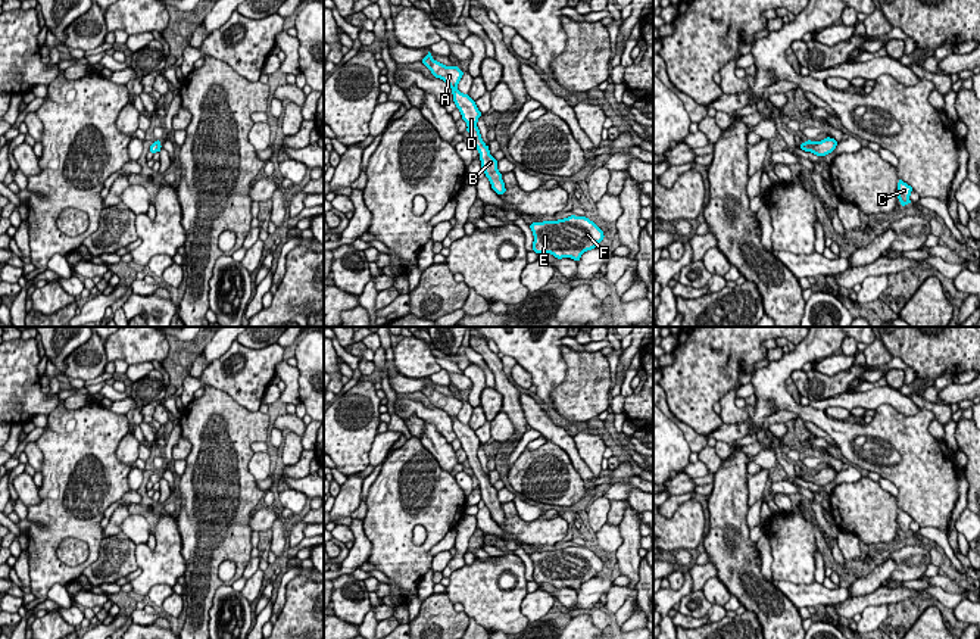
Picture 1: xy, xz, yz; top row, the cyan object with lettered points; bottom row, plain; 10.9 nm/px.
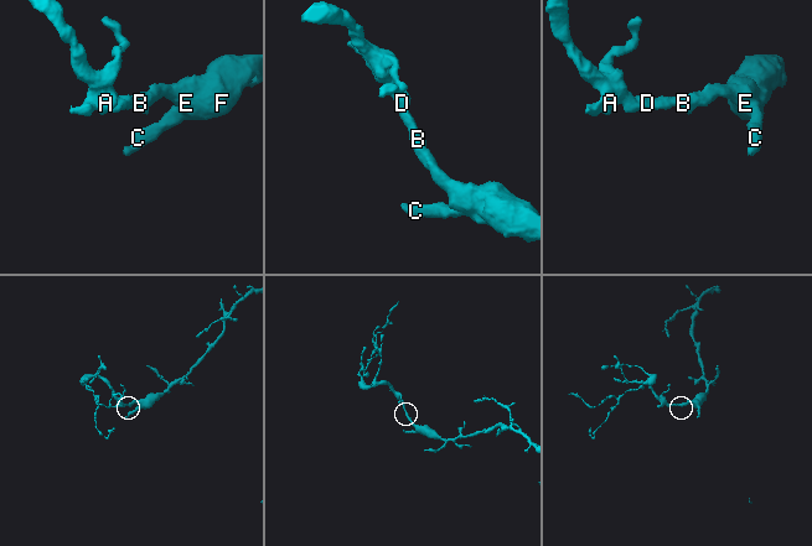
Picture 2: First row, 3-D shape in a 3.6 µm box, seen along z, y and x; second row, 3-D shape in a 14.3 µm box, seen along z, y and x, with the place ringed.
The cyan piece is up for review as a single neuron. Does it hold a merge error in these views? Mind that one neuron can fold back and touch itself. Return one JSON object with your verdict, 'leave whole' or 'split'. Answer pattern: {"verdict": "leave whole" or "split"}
{"verdict": "leave whole"}

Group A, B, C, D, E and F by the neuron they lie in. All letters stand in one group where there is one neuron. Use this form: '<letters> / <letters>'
A B C D E F

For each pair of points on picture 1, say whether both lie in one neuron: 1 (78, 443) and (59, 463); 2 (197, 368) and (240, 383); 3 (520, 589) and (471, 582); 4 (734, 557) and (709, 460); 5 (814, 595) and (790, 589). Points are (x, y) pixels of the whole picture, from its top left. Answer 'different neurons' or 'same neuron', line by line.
1: same neuron
2: different neurons
3: same neuron
4: different neurons
5: same neuron

